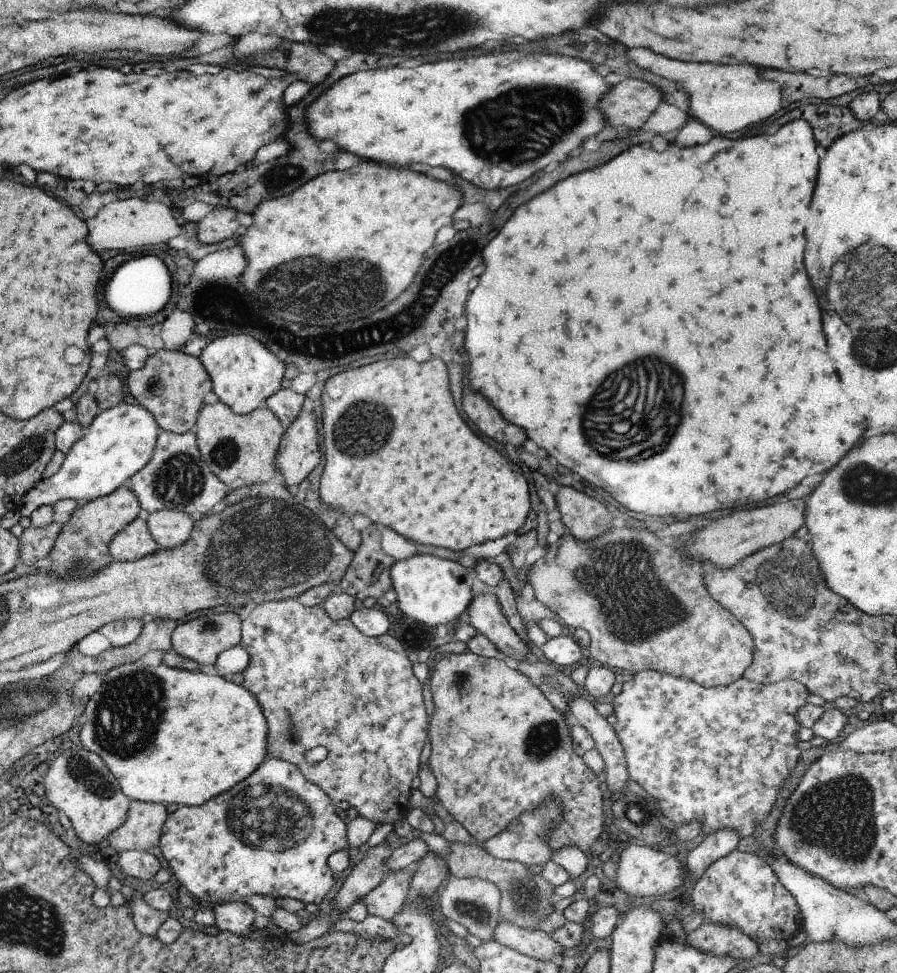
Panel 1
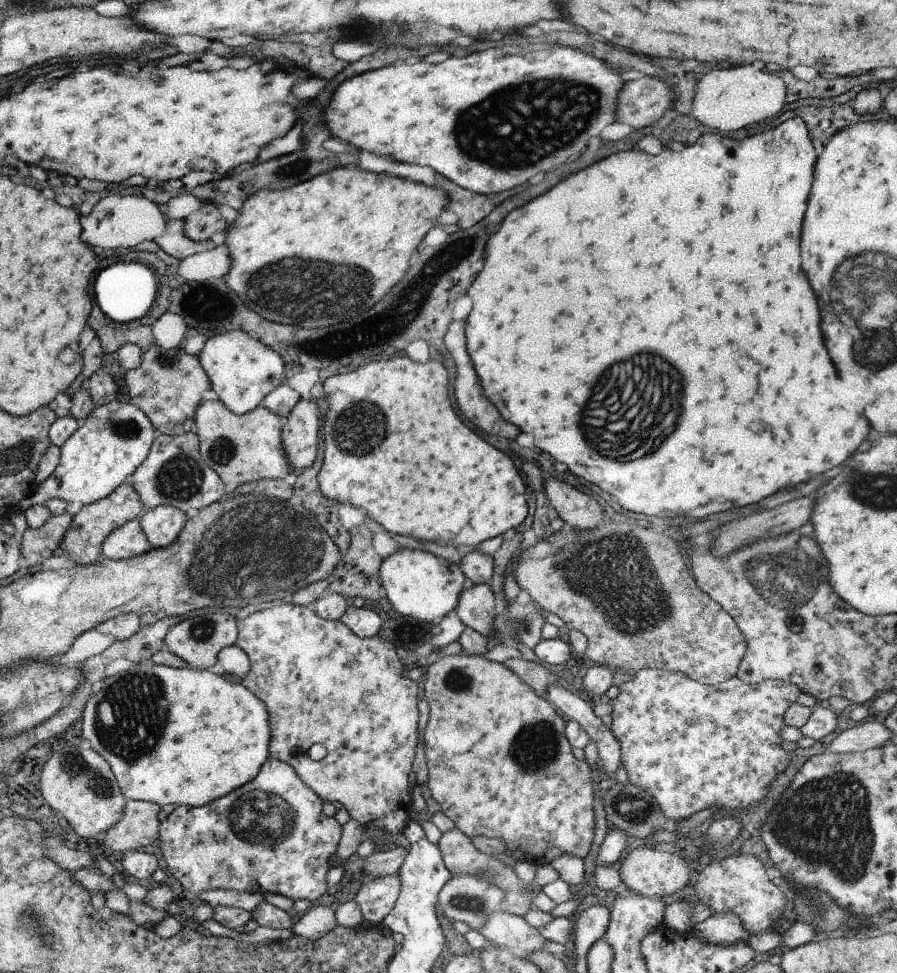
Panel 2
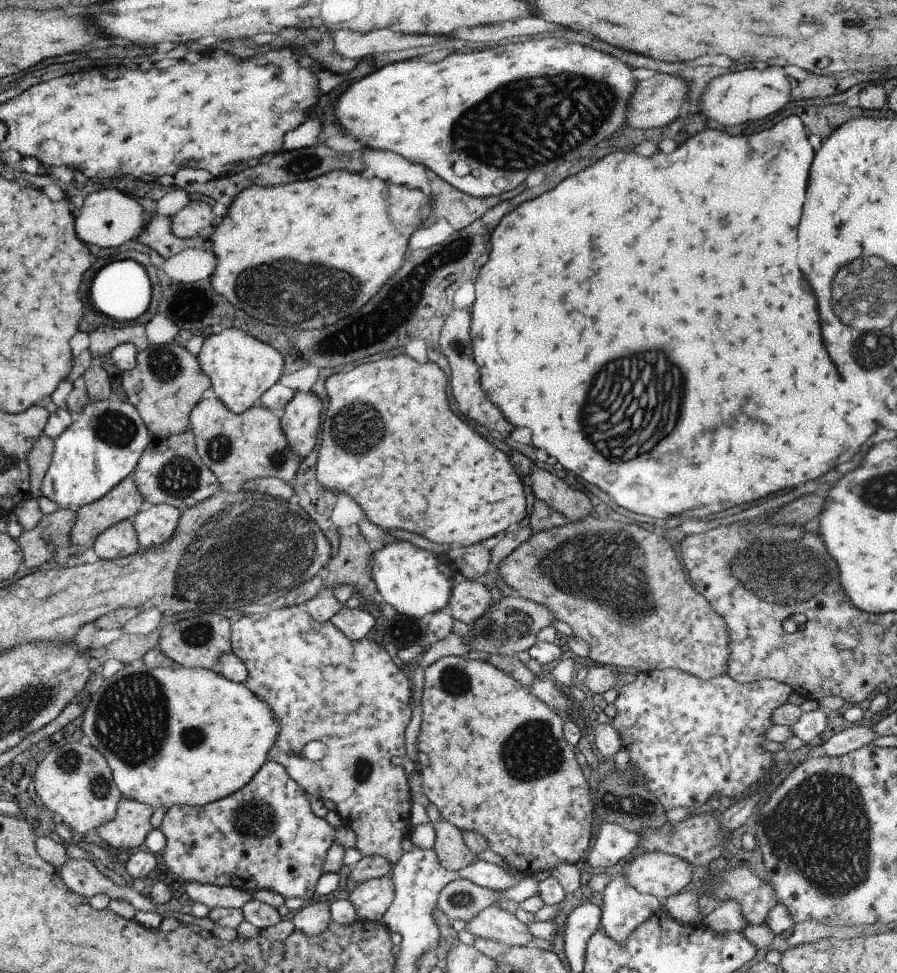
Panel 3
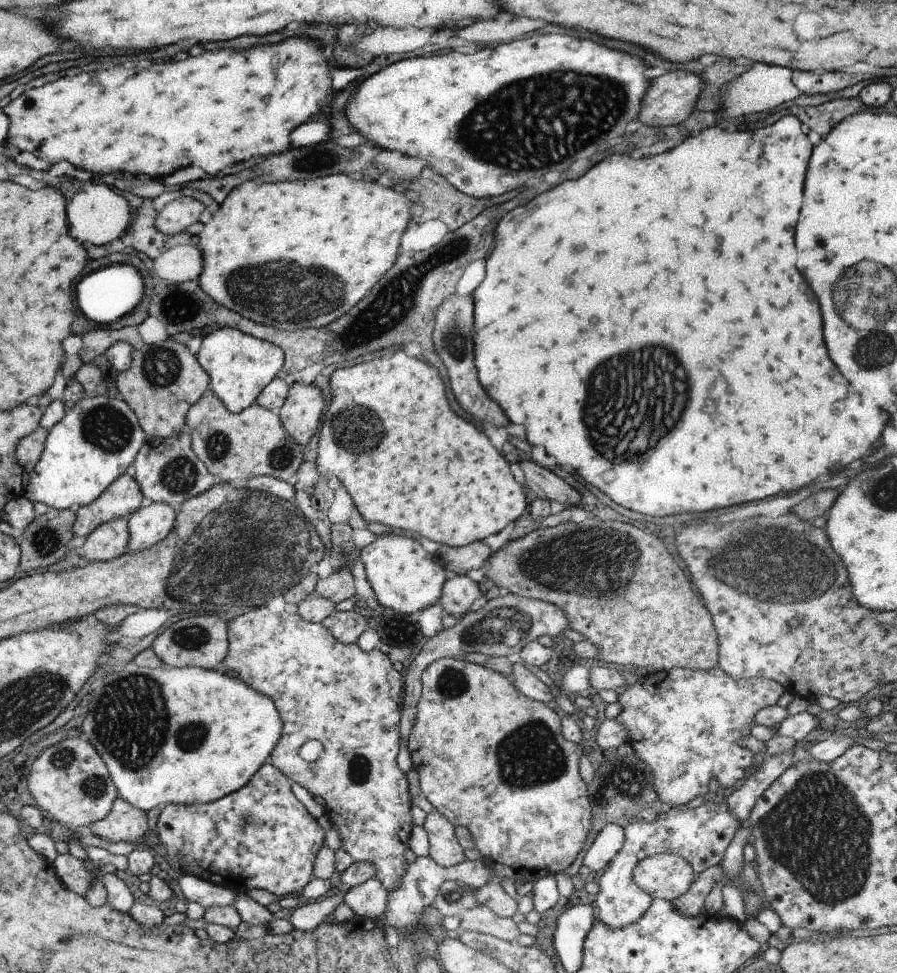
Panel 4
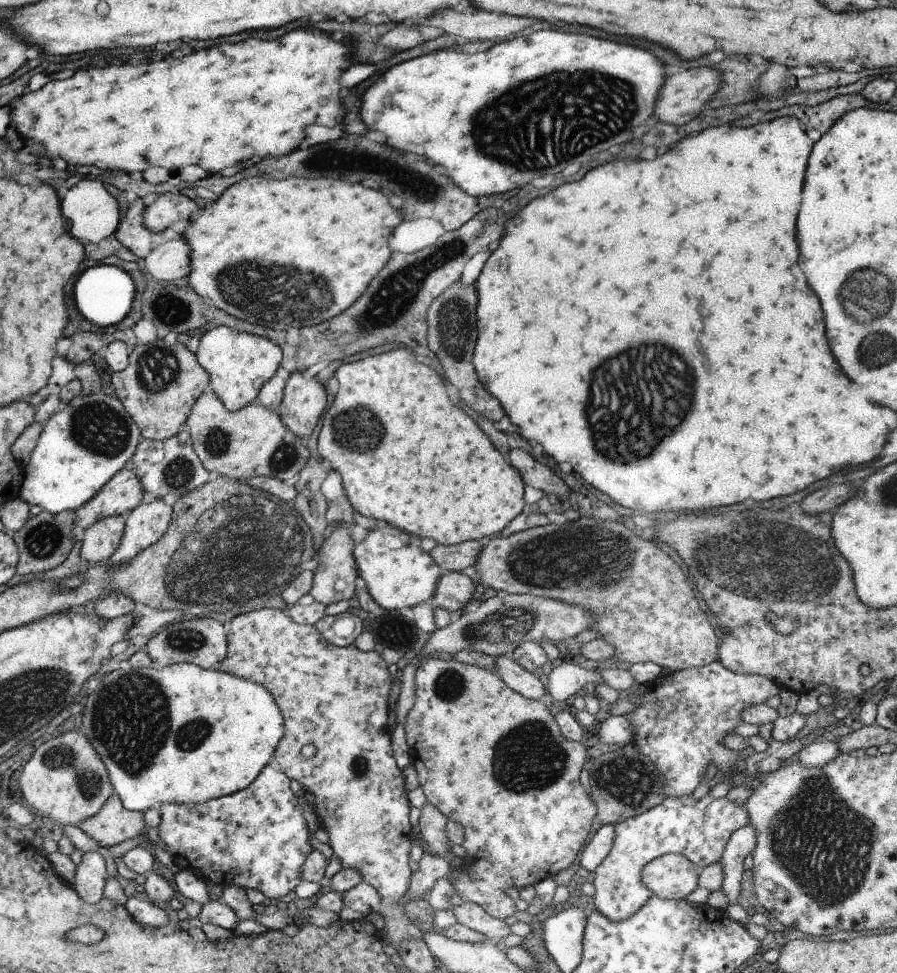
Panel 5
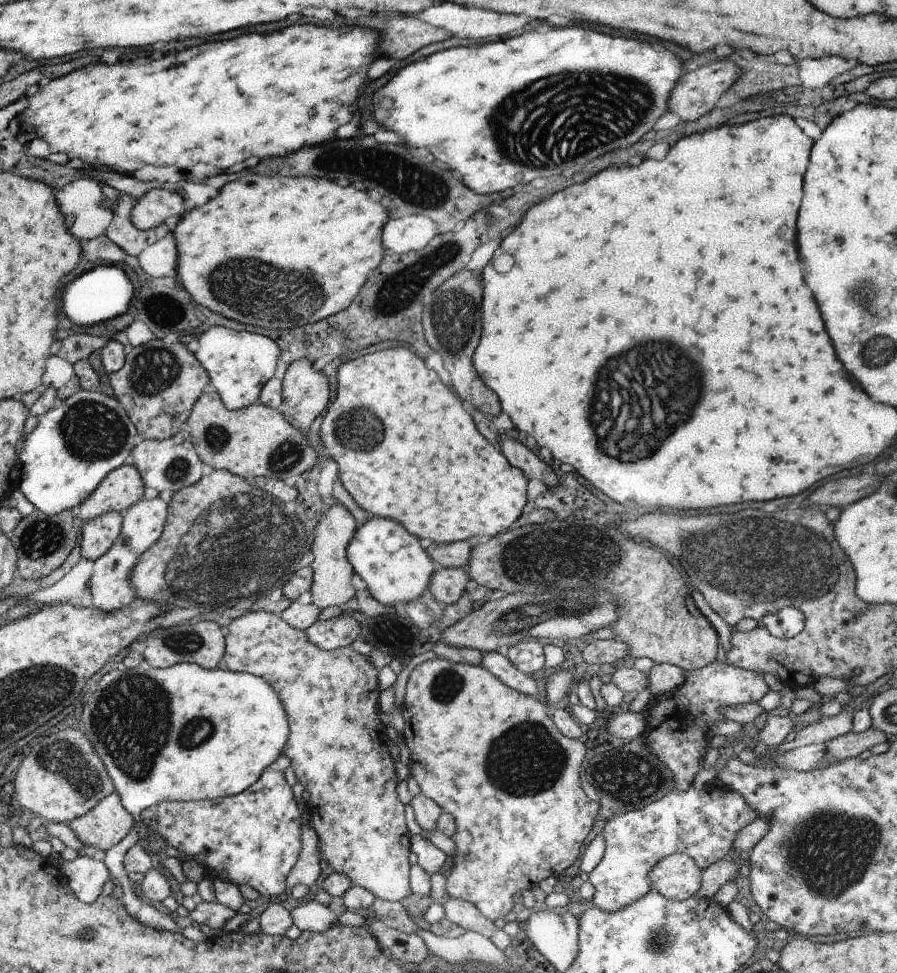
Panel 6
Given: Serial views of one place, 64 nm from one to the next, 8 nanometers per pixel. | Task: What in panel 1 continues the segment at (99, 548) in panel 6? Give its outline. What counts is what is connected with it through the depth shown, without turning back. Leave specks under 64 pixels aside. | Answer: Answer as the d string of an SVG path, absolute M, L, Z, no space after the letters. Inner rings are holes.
M143 514L123 526L119 532L115 532L115 536L107 542L107 554L113 562L131 562L157 550L159 546L155 546L155 542L151 540L145 528Z

